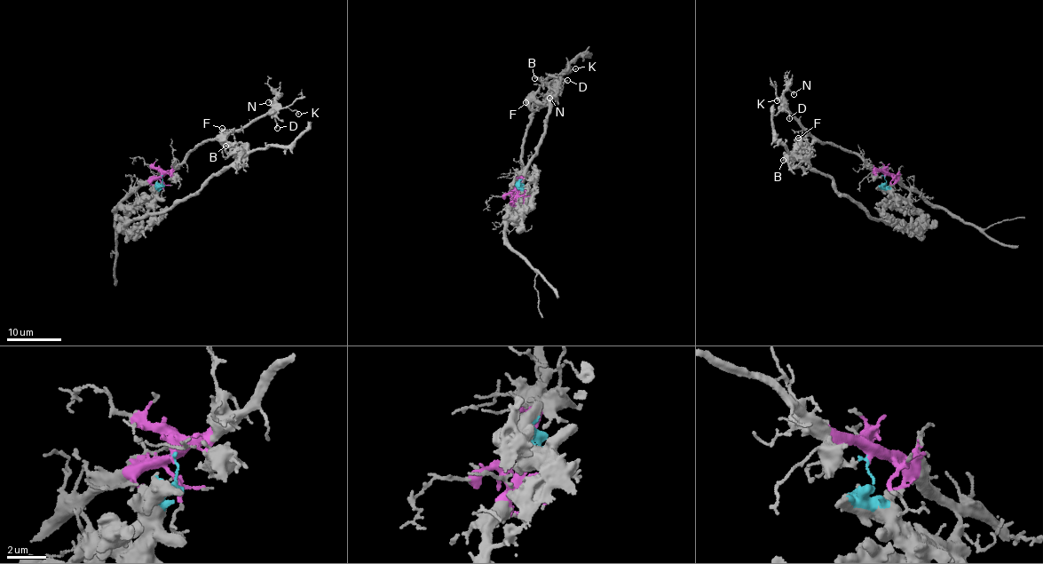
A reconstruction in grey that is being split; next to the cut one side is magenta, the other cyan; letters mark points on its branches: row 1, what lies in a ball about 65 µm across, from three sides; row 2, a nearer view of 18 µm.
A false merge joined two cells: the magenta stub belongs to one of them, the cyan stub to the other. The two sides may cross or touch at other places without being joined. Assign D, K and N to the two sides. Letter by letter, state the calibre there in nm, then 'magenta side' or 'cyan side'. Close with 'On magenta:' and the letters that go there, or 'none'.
D: 180 nm | magenta side
K: 160 nm | magenta side
N: 140 nm | magenta side
On magenta: D, K, N

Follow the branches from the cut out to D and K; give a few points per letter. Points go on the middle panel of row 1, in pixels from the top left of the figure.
D: (517, 190), (529, 115), (555, 84), (568, 80)
K: (517, 190), (529, 115), (558, 79), (576, 67)

